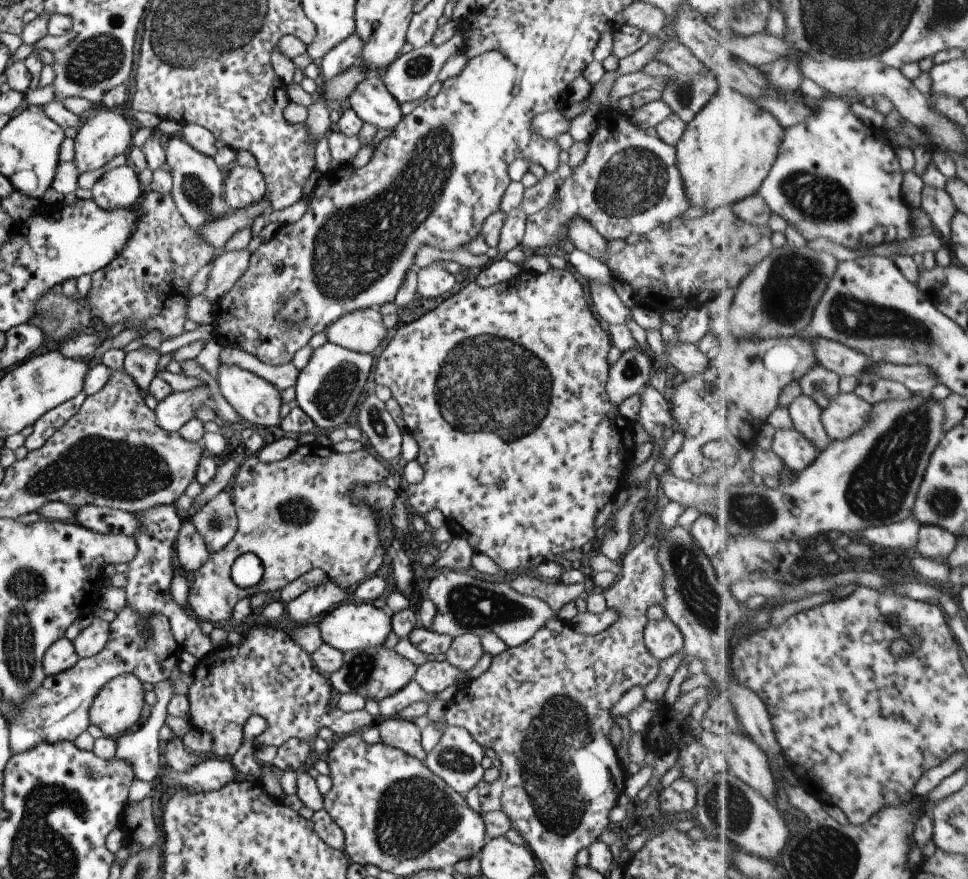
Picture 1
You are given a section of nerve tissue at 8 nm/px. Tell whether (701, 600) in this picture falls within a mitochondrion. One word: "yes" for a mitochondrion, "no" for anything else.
yes

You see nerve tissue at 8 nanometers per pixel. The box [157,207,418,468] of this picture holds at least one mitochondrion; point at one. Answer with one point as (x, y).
(332, 398)

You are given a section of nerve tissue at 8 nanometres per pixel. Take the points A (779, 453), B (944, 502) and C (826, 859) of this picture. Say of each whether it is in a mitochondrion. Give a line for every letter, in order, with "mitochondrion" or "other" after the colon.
A: other
B: mitochondrion
C: mitochondrion

